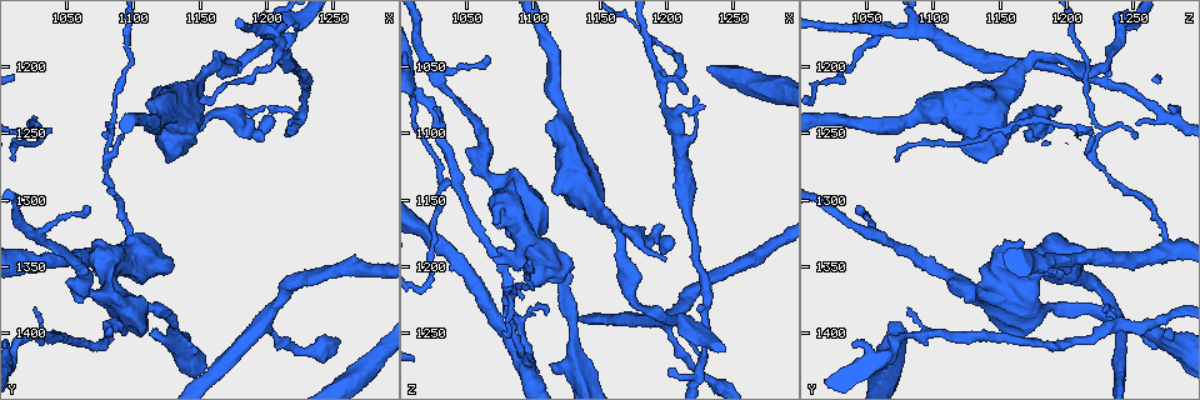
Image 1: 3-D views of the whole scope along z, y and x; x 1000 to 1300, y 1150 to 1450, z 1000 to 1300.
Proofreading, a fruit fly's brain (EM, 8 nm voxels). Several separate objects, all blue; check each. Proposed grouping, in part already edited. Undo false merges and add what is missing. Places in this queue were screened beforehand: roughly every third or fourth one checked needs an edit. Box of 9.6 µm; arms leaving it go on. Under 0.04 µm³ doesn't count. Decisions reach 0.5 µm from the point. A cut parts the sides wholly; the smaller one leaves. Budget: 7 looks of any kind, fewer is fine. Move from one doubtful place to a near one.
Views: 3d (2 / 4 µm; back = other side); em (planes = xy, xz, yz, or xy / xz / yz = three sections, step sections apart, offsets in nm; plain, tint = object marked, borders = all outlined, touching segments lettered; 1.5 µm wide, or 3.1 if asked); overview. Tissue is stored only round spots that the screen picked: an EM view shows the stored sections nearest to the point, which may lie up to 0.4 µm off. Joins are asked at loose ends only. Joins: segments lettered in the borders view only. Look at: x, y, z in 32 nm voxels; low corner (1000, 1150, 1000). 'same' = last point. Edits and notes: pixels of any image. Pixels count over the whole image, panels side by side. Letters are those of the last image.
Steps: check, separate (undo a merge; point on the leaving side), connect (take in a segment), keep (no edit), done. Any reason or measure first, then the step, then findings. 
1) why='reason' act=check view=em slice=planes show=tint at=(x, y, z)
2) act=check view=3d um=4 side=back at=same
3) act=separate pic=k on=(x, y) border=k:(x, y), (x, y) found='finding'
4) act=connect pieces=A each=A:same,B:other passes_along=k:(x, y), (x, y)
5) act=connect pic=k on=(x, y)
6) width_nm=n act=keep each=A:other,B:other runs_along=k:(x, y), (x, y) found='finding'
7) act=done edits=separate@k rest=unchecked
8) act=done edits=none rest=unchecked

why='an open end' act=check view=em slice=xz step=8 show=tint at=(1200, 1230, 1194)

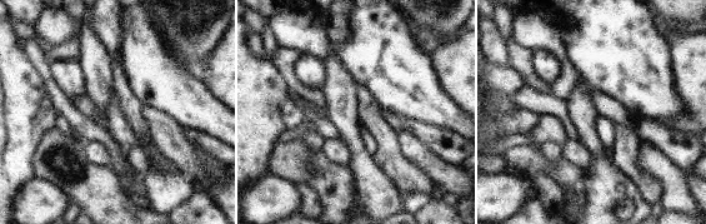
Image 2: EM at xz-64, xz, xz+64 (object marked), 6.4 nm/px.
why='another direction' act=check view=em slice=planes show=borders at=same

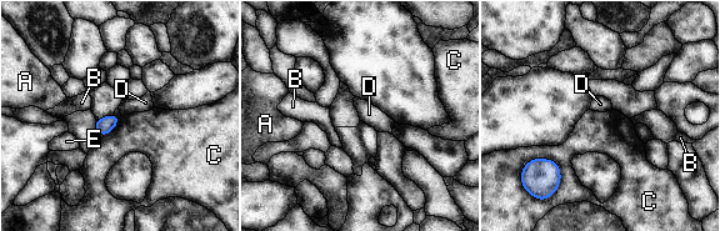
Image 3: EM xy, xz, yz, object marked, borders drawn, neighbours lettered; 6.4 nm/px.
longest_contact=C:280nm act=keep each=A:other,B:other,C:other,D:other,E:other border=3:(530, 159), (558, 165), (555, 191) found='none of them fits'

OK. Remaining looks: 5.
why='free end' act=check view=3d um=4 at=(1204, 1230, 1278)

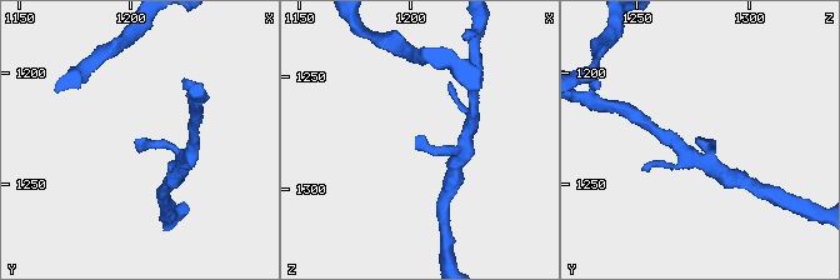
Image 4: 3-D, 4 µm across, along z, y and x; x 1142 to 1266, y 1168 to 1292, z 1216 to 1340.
why='shape alone is not enough' act=check view=em slice=planes show=borders at=(1202, 1231, 1277)

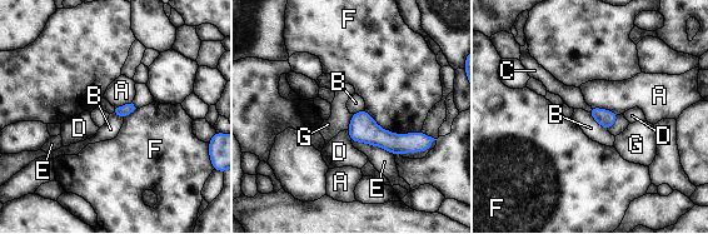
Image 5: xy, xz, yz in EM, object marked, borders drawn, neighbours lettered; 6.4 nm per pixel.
longest_contact=F:380nm act=connect pieces=C each=A:other,B:other,C:same,D:other,E:other,F:other,G:other found='the cell continues'

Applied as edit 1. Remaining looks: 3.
why='branch stops here' act=check view=3d um=2 at=(1082, 1254, 1254)

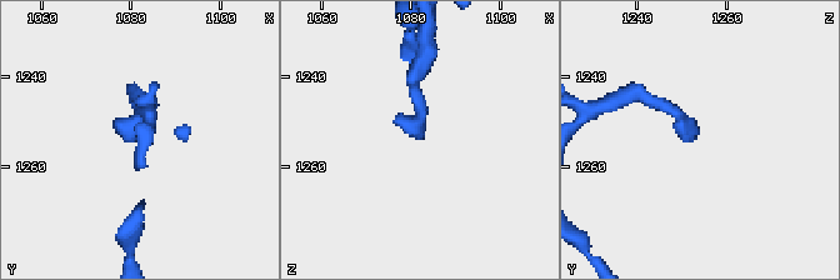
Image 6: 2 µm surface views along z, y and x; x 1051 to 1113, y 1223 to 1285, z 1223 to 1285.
act=check view=em slice=planes show=borders at=(1082, 1252, 1254)

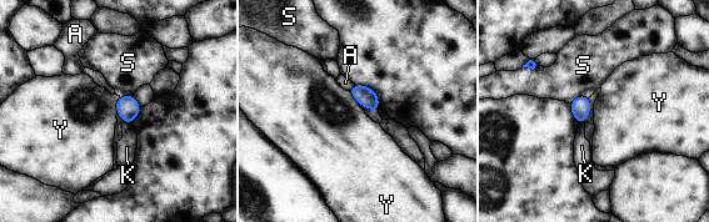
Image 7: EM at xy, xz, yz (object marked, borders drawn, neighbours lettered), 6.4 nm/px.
act=keep each=A:other,K:other,S:other,Y:other border=7:(131, 121), (123, 124) found='none of them fits'

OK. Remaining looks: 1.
act=done edits=connect@5 rest=unchecked

